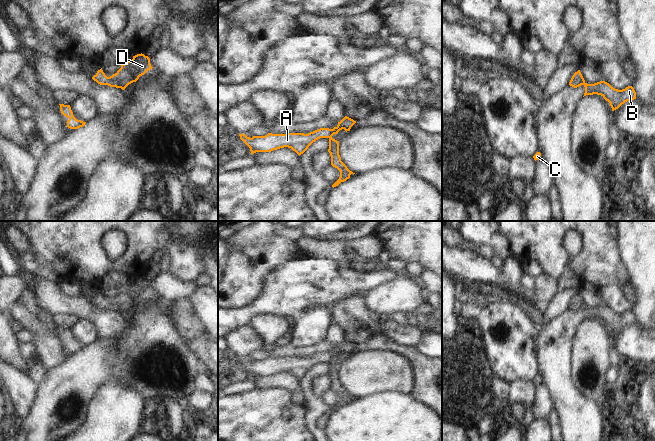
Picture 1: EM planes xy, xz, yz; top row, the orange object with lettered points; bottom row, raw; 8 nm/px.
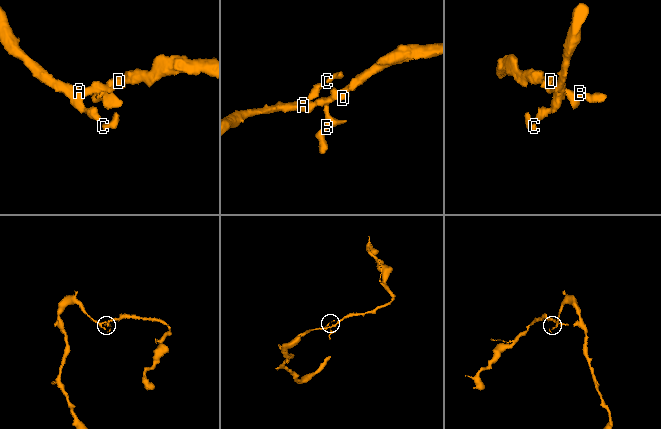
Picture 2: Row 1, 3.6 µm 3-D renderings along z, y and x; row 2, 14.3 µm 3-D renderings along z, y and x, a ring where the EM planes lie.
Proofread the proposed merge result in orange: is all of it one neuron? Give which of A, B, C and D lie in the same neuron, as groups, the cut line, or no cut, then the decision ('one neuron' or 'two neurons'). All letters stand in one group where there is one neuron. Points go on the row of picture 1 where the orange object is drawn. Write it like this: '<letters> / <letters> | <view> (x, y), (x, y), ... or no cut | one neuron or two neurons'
A C D / B | xz (331, 136), (329, 138) | two neurons

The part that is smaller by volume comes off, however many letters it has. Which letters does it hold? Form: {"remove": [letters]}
{"remove": ["B"]}

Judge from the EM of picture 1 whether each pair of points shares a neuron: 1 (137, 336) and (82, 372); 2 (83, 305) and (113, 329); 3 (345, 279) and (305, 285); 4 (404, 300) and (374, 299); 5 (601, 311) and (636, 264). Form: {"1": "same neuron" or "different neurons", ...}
{"1": "same neuron", "2": "same neuron", "3": "same neuron", "4": "same neuron", "5": "different neurons"}

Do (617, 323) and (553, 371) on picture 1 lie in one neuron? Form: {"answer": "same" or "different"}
{"answer": "same"}

